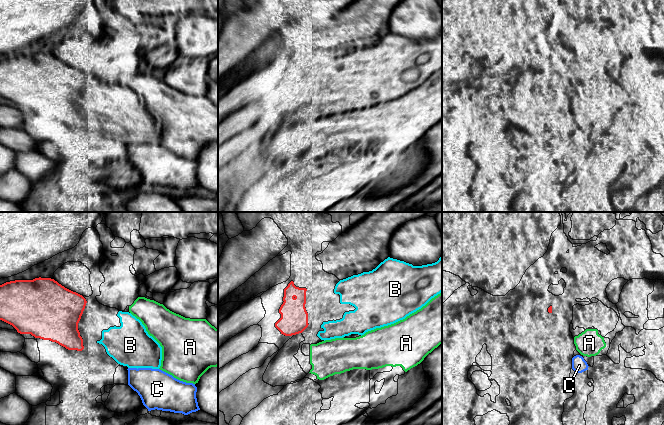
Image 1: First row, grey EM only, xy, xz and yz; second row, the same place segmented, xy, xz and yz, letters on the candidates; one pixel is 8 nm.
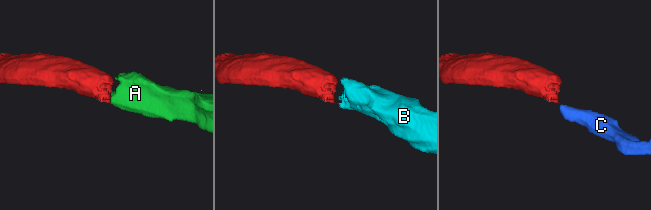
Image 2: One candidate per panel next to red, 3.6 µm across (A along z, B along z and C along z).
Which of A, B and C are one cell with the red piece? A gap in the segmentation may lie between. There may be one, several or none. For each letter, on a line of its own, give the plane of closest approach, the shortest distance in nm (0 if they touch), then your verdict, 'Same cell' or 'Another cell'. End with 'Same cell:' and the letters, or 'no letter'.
A: Closest in xz. Distance 120 nm. Another cell
B: Closest in xz. Distance 100 nm. Same cell
C: Closest in xy. Distance 400 nm. Another cell
Same cell: B

